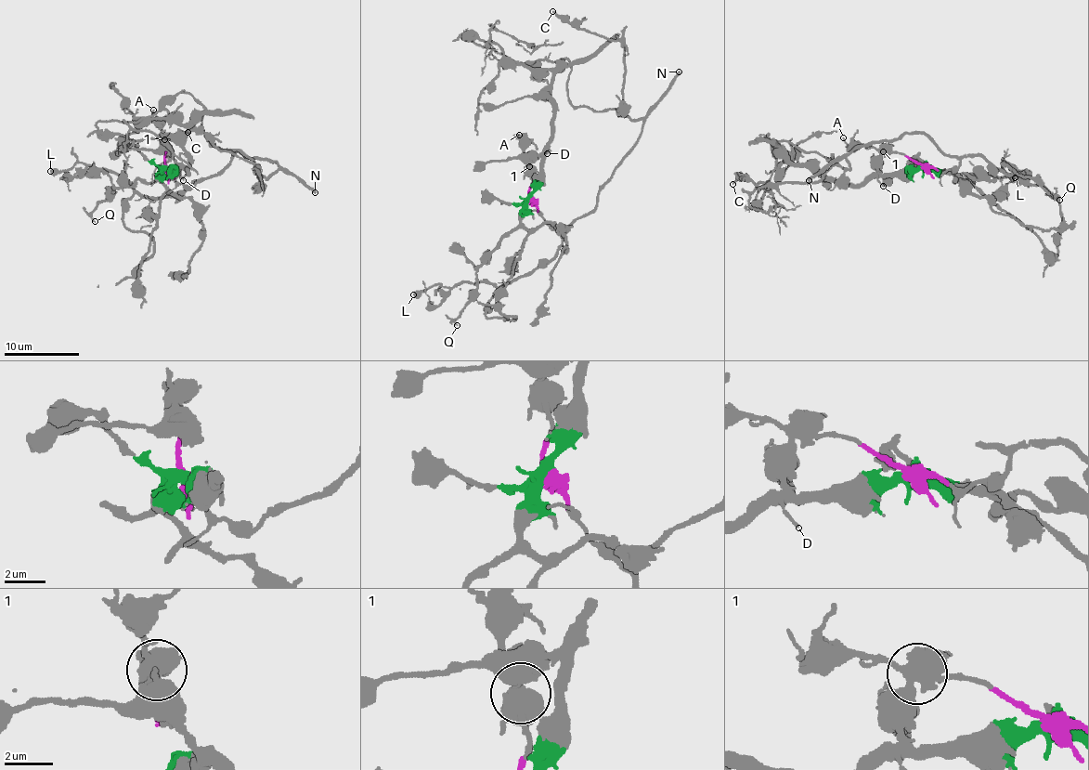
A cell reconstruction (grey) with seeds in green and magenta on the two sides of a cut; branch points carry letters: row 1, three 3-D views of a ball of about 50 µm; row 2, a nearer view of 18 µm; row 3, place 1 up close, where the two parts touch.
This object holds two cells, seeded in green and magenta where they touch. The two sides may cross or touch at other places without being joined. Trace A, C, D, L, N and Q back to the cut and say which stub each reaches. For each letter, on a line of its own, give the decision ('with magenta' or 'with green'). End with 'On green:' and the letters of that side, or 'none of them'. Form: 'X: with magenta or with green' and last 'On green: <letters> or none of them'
A: with magenta
C: with magenta
D: with green
L: with magenta
N: with magenta
Q: with green
On green: D, Q

